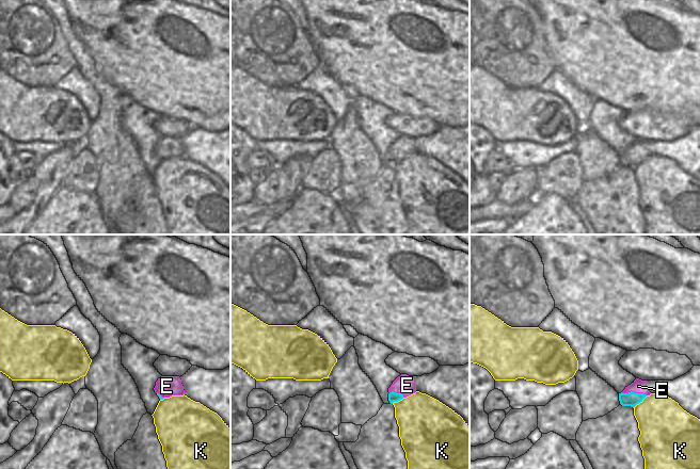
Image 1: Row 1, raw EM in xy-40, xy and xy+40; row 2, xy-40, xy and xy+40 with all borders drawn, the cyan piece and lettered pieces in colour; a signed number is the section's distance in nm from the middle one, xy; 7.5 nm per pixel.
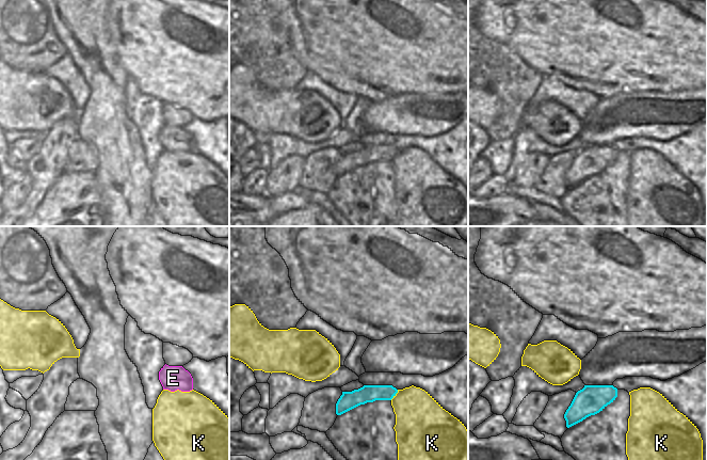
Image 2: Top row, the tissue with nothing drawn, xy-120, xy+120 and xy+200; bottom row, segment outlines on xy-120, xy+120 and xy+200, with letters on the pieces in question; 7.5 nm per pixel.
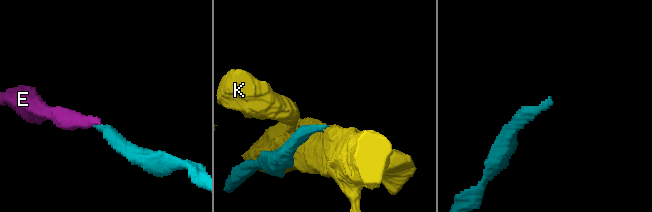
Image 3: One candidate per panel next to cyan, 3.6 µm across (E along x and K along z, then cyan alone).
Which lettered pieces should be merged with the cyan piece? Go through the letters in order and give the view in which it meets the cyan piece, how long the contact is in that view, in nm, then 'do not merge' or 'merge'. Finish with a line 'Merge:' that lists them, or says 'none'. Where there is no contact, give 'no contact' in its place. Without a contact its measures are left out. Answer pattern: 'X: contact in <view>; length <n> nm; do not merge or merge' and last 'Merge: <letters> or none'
E: contact in xy+40; length 190 nm; merge
K: contact in xy+40; length 140 nm; do not merge
Merge: E

